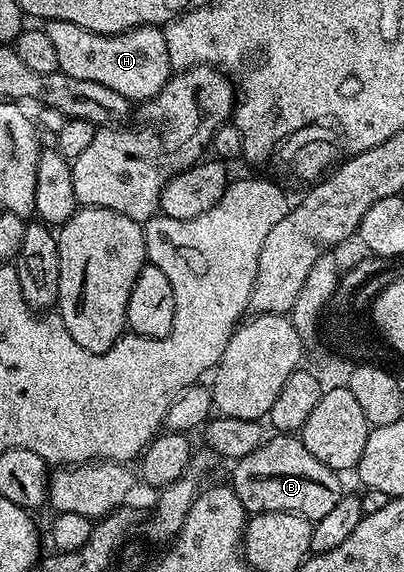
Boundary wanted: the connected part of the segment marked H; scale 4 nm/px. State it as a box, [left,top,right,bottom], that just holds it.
[44,21,172,103]

